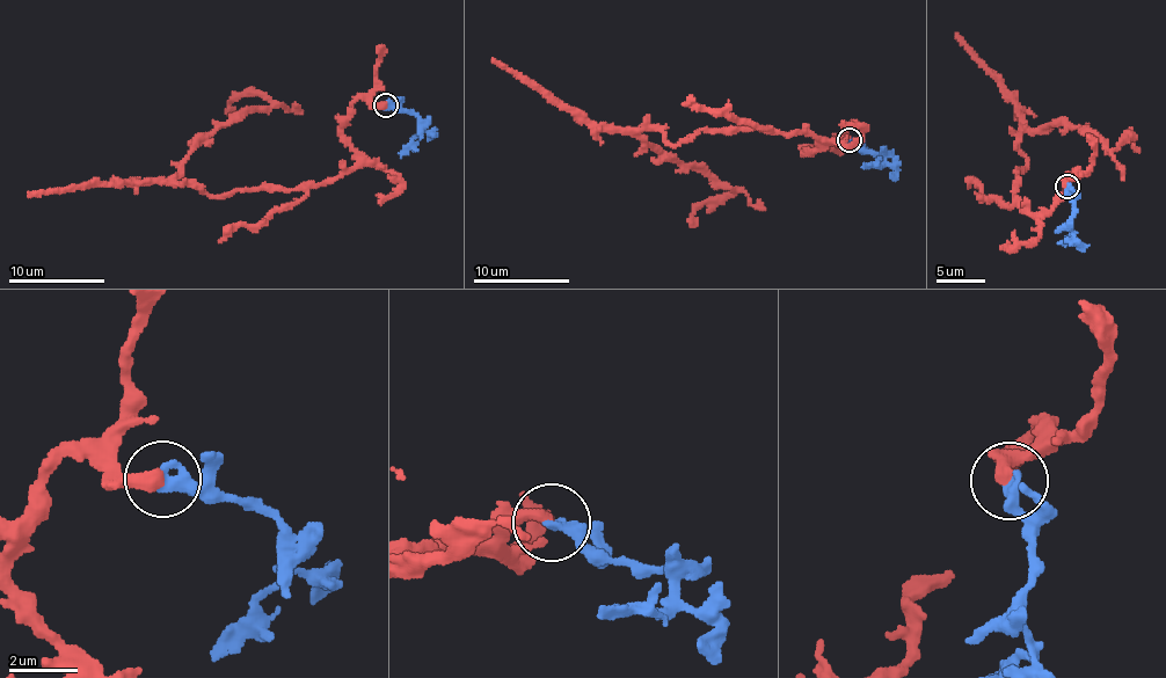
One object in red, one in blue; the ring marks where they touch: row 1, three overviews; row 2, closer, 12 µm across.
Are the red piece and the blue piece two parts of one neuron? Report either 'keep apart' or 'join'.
keep apart

